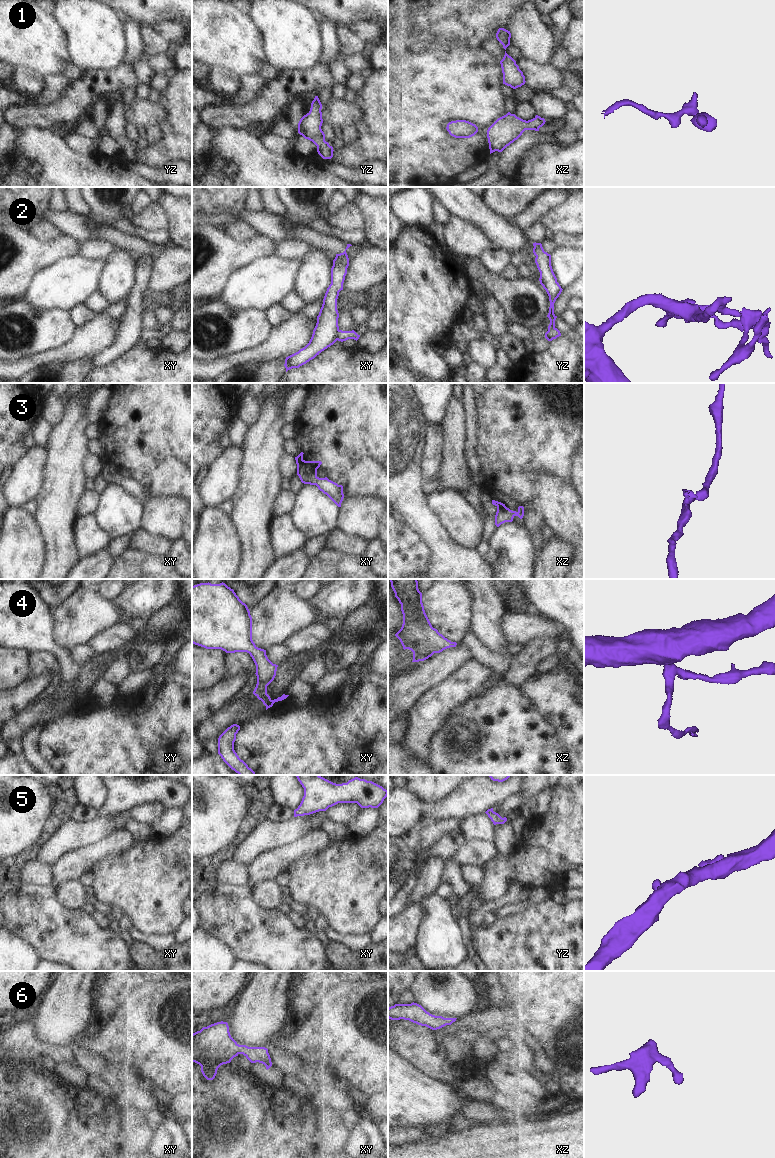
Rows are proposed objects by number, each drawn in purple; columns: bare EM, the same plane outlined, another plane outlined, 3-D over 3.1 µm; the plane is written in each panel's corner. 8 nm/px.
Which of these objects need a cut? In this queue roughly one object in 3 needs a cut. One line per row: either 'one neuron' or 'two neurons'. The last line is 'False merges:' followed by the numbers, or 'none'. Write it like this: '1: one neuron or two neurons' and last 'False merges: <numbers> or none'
1: one neuron
2: two neurons
3: one neuron
4: one neuron
5: one neuron
6: one neuron
False merges: 2

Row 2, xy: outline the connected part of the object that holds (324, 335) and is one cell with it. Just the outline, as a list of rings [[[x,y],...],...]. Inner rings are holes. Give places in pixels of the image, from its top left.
[[[347,244],[343,253],[336,254],[331,268],[331,284],[325,293],[312,337],[304,348],[286,357],[284,364],[286,372],[306,364],[337,341],[339,330],[337,299],[339,292],[343,290],[343,283],[349,266],[346,250],[350,246],[352,245]]]

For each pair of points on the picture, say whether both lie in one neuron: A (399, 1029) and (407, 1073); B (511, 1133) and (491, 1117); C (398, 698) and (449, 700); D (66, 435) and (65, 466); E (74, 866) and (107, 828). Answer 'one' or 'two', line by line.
A: two
B: two
C: two
D: one
E: two

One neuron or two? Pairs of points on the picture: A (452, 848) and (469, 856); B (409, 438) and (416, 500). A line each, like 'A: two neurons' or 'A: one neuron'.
A: two neurons
B: one neuron

